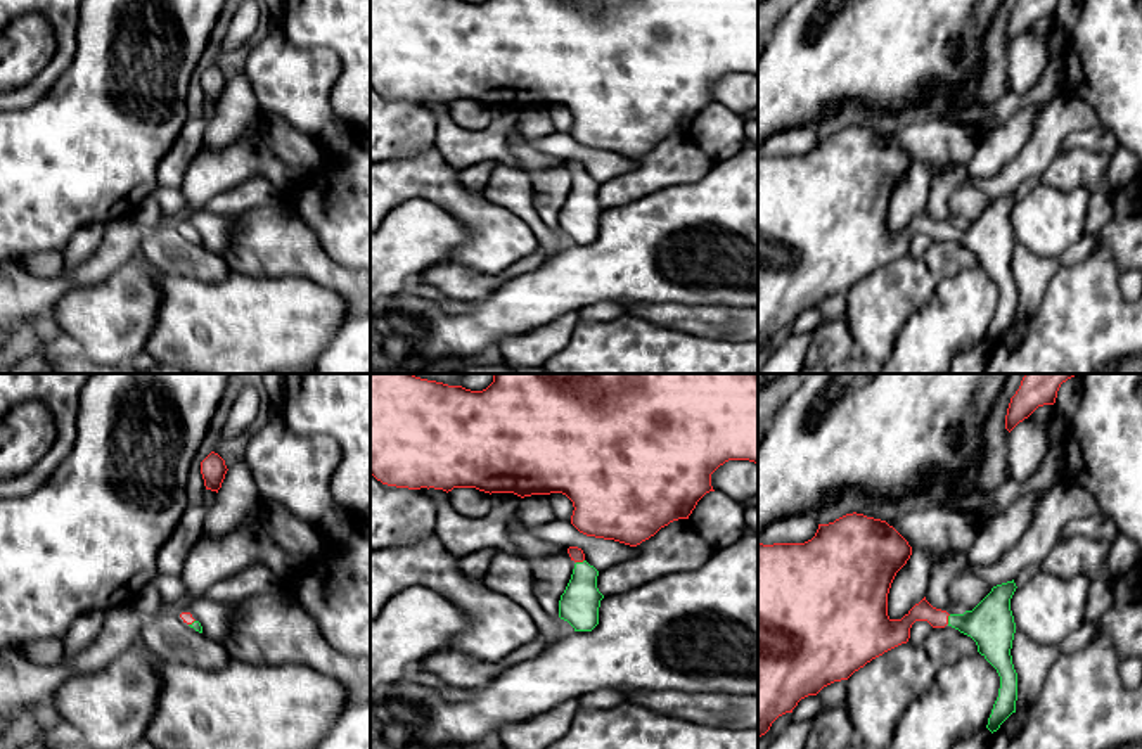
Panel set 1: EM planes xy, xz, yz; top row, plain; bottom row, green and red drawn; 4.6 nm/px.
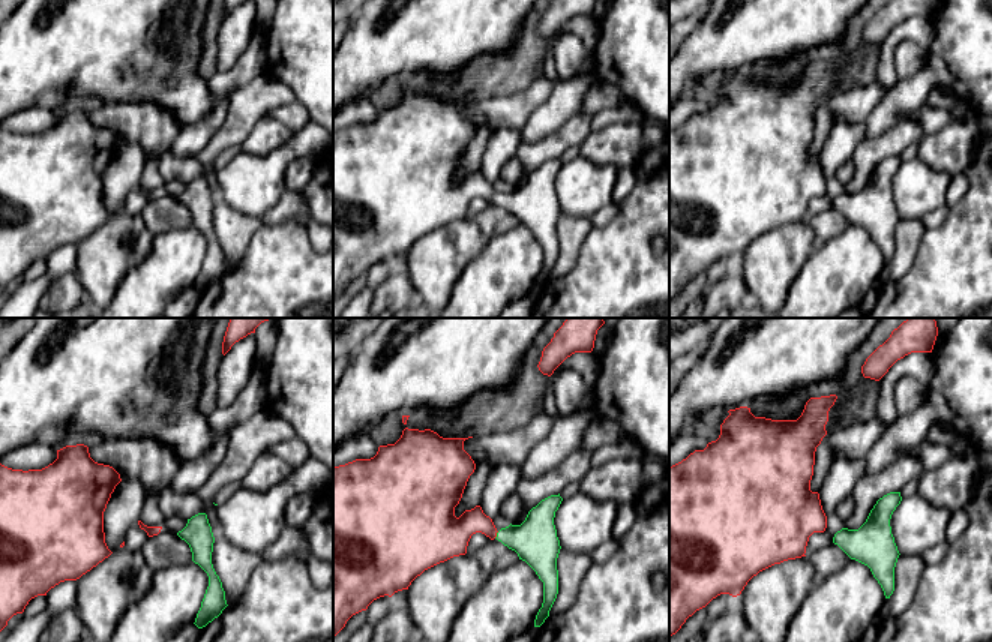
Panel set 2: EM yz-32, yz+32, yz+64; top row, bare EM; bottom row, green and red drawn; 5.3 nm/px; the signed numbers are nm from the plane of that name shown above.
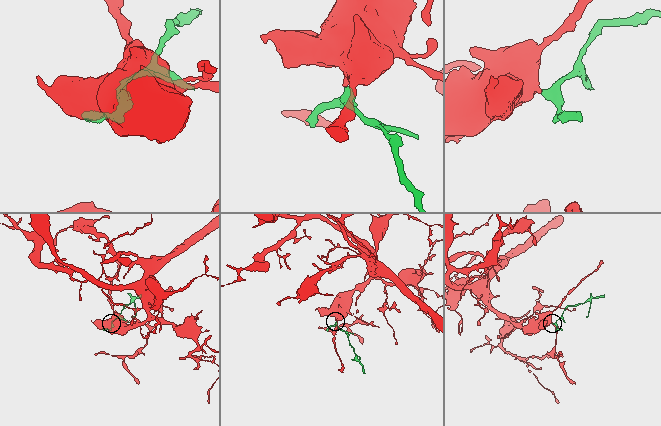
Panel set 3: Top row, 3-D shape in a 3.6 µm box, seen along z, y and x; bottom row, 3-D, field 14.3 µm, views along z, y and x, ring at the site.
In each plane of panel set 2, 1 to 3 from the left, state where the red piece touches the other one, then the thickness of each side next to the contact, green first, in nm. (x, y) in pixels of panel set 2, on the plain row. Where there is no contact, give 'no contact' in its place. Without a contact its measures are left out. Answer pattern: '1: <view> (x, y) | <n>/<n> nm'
1: no contact
2: yz+32 (497, 198) | 240/200 nm
3: no contact

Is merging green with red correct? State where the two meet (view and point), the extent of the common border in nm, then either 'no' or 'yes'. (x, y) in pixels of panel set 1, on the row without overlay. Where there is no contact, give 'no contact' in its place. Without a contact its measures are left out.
yz (949, 232) | 50 nm | yes

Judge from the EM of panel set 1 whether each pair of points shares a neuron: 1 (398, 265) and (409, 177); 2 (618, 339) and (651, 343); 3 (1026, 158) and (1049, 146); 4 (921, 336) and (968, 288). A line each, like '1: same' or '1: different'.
1: different
2: same
3: same
4: same

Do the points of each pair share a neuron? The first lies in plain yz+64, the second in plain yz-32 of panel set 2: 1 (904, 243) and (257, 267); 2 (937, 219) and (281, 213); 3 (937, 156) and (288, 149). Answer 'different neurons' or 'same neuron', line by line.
1: different neurons
2: same neuron
3: different neurons

